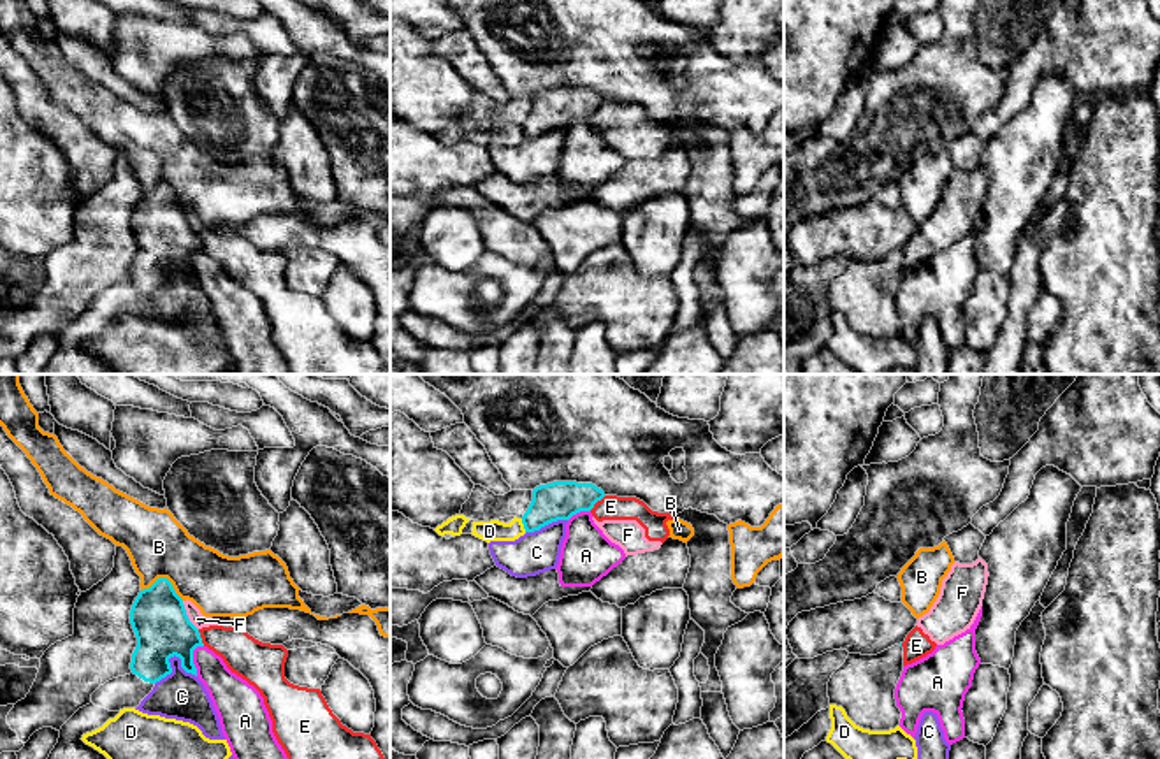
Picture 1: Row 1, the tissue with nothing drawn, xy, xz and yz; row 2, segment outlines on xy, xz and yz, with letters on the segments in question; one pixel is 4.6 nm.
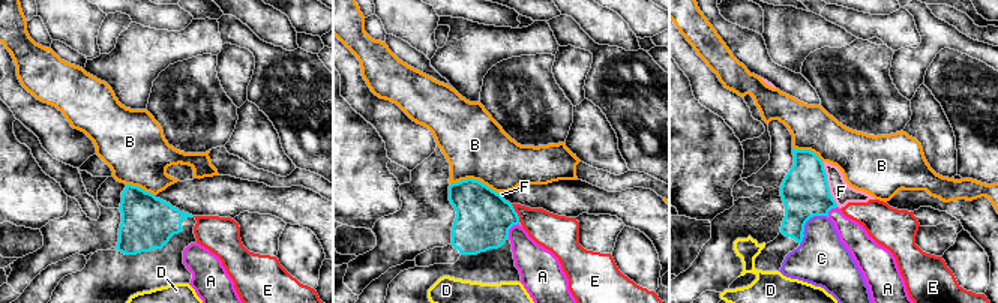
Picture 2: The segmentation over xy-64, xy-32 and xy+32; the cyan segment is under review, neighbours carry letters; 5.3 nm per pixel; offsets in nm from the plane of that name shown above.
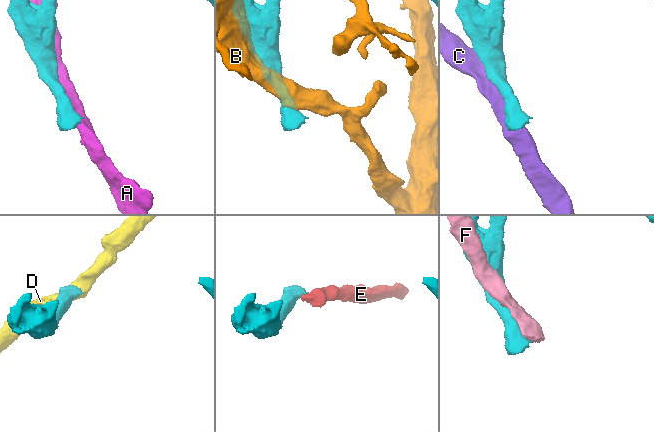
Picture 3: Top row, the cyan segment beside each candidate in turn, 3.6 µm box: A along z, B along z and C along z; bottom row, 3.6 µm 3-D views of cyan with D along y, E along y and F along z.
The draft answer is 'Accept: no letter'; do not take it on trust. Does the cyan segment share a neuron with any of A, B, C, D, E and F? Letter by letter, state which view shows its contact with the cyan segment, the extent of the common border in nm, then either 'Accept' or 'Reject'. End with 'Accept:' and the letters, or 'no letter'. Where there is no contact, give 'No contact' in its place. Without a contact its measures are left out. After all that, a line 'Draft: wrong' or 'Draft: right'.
A: Touches cyan in xy. Shared border 150 nm. Reject
B: Touches cyan in xy. Shared border 200 nm. Reject
C: Touches cyan in xy. Shared border 200 nm. Reject
D: Touches cyan in xz. Shared border 70 nm. Reject
E: Touches cyan in xy. Shared border 90 nm. Reject
F: Touches cyan in xy. Shared border 150 nm. Reject
Accept: no letter
Draft: right

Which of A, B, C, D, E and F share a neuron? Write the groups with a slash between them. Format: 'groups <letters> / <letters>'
groups A / B / C / D / E F

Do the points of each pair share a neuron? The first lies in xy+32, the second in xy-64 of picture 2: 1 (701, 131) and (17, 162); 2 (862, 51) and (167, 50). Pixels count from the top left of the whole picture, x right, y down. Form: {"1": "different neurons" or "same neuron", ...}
{"1": "same neuron", "2": "different neurons"}

